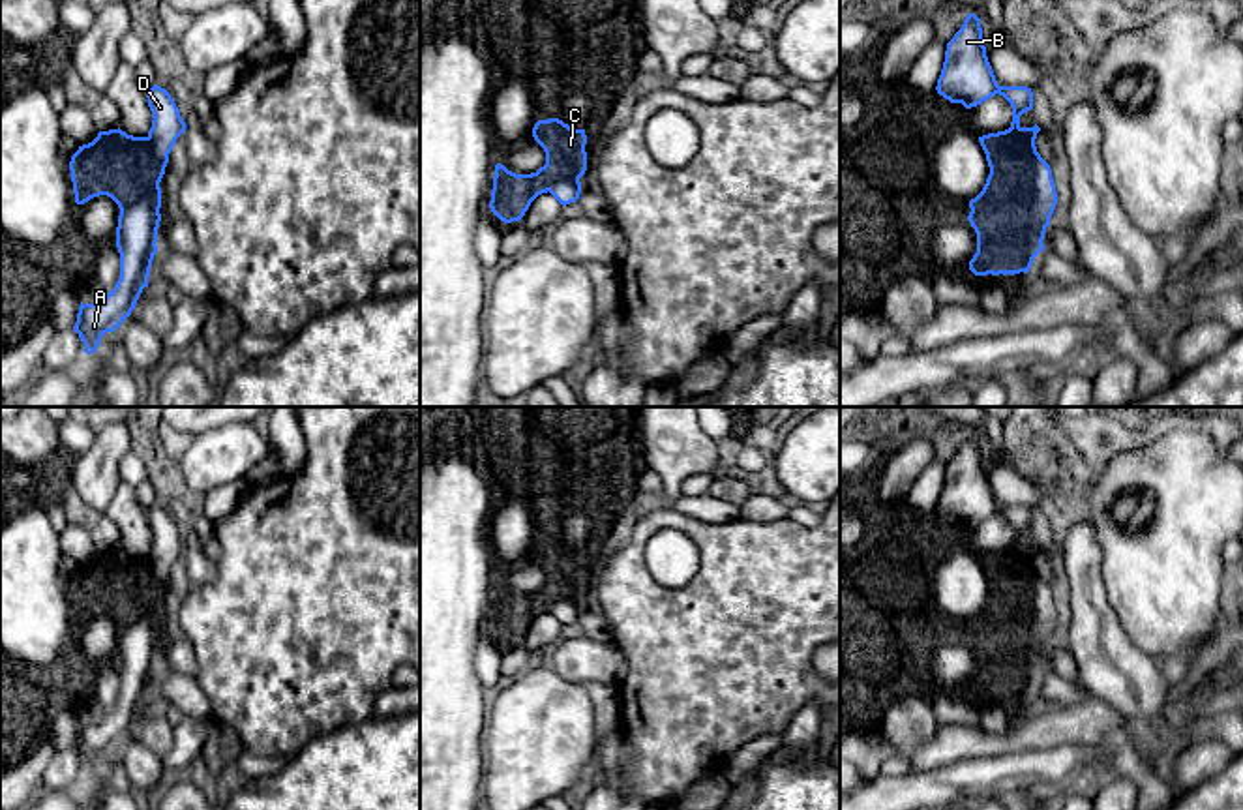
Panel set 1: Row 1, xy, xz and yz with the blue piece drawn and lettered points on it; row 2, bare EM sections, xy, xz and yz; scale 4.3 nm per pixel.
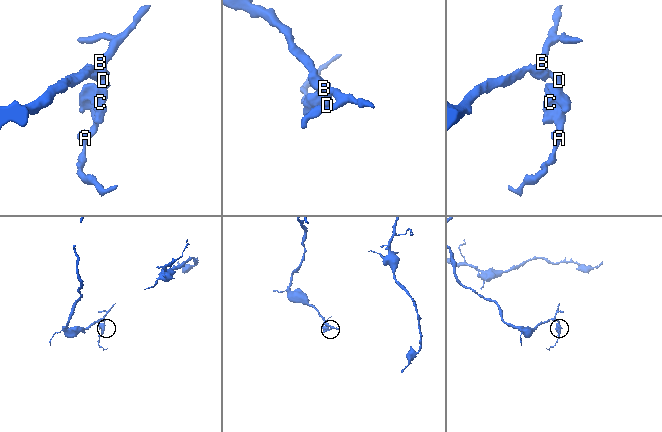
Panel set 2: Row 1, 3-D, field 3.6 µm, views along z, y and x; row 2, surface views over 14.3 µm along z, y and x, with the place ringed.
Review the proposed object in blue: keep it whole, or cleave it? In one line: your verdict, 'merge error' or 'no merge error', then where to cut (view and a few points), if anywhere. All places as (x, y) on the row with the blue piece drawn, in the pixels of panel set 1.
merge error; cut in yz along (1009, 128), (1028, 143), (1033, 167), (1017, 231), (1018, 270)

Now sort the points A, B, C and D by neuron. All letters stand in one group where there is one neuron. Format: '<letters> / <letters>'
A B D / C

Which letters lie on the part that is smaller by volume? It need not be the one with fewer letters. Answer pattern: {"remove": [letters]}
{"remove": ["C"]}

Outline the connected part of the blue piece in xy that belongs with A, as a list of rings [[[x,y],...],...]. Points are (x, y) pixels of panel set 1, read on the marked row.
[[[150,184],[142,197],[120,210],[116,227],[120,279],[114,289],[99,304],[81,302],[73,330],[84,343],[86,354],[96,352],[101,338],[131,315],[142,289],[148,287],[161,221],[154,201],[156,188]]]

